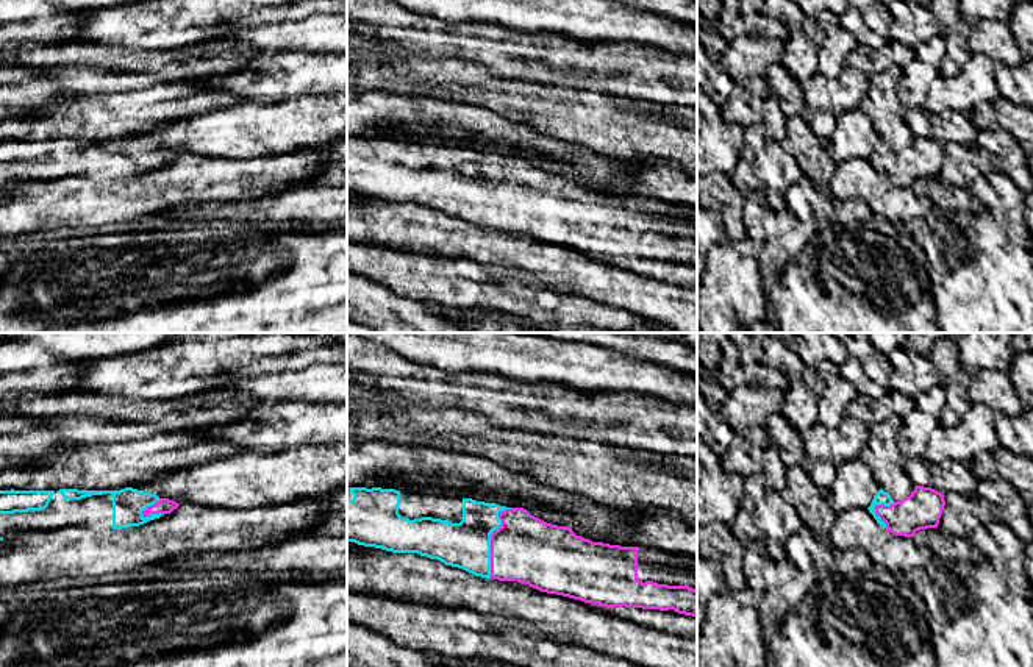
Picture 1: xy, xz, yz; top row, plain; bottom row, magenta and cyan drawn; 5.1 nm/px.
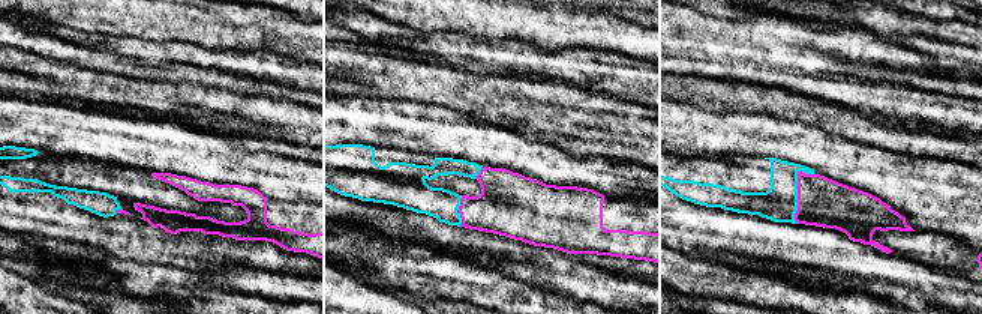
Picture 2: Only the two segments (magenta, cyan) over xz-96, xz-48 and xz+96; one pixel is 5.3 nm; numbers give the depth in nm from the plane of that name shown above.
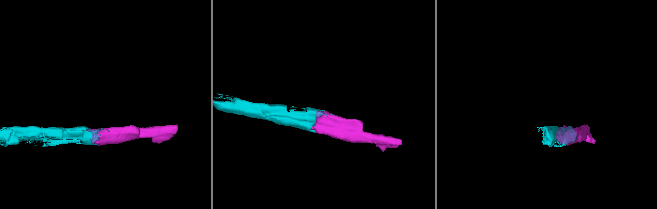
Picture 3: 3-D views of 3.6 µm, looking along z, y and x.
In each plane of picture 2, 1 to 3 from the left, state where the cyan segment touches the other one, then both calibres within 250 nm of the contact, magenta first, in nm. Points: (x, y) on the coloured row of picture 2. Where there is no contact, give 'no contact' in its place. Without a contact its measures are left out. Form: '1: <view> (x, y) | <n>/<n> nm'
1: xz-96 (117, 211) | 30/130 nm
2: xz-48 (458, 211) | 300/180 nm
3: xz+96 (798, 197) | 260/190 nm

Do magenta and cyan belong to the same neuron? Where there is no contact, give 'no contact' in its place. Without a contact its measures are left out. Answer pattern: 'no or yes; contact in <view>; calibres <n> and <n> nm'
yes; contact in xz; calibres 340 and 240 nm

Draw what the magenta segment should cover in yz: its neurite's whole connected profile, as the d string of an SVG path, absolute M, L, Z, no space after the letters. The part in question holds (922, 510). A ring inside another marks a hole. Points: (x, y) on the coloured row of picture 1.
M916 486L911 495L900 501L880 489L867 509L889 533L913 537L919 530L938 528L944 506L944 494Z

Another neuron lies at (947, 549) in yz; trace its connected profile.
M938 528L919 530L913 536L919 545L927 545L935 558L945 564L969 561L974 565L985 562L985 555L967 539L944 536Z

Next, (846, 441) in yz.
M849 414L844 416L841 423L830 430L820 423L800 433L805 453L813 458L830 461L833 465L858 458L870 436L869 426Z

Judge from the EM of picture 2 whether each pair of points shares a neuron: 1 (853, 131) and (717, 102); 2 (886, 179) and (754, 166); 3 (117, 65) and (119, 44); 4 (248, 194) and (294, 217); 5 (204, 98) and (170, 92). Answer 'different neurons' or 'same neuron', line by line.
1: same neuron
2: different neurons
3: different neurons
4: same neuron
5: same neuron

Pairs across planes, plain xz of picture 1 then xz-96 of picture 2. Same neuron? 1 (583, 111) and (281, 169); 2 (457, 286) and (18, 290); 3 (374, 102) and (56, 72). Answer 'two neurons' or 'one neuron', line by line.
1: two neurons
2: two neurons
3: two neurons

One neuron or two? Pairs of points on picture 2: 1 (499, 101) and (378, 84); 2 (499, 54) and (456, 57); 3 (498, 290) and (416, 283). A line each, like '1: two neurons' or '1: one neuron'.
1: one neuron
2: one neuron
3: one neuron

